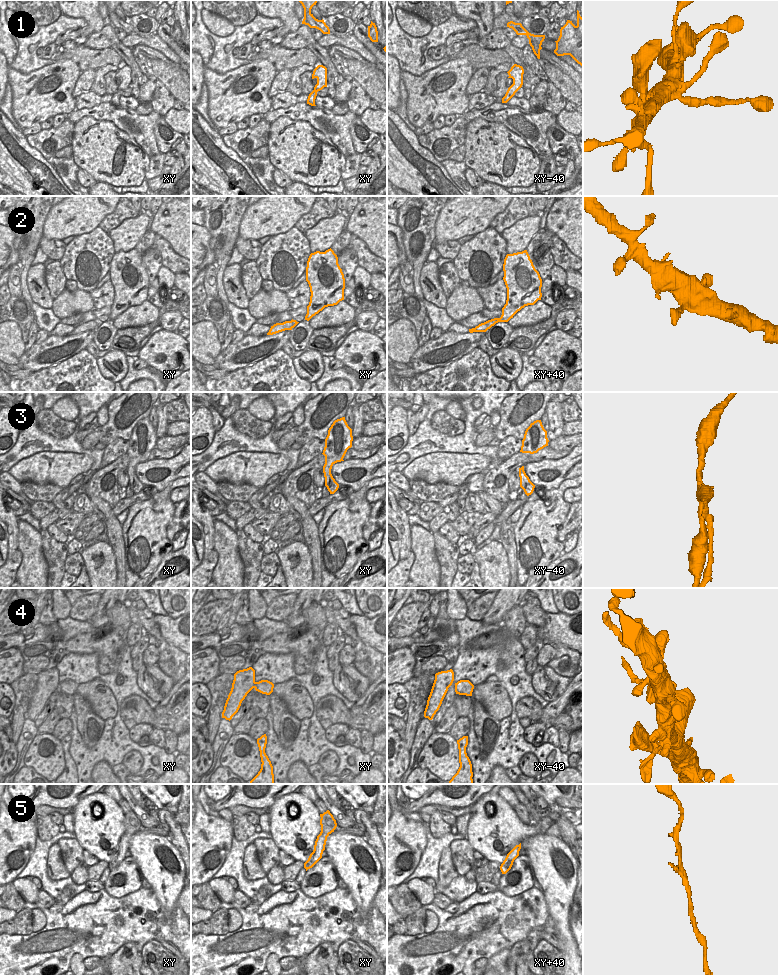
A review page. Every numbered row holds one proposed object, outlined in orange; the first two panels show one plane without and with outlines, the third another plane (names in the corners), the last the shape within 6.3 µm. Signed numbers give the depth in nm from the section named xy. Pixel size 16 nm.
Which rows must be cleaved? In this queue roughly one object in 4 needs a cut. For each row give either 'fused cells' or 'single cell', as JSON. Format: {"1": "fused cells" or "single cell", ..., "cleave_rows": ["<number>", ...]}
{"1": "single cell", "2": "single cell", "3": "single cell", "4": "single cell", "5": "single cell", "cleave_rows": []}

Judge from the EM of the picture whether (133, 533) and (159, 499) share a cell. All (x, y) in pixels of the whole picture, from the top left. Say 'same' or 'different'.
same

